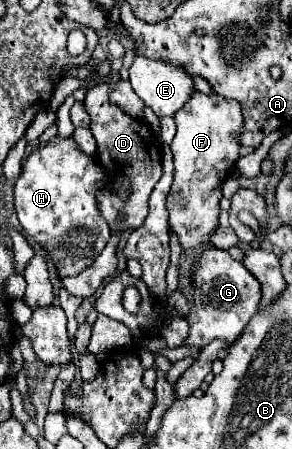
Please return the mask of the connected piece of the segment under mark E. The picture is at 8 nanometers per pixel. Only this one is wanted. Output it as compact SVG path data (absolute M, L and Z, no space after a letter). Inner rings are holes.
M136 55L134 63L130 65L130 85L132 85L134 93L146 103L146 107L150 107L158 117L174 115L188 101L190 93L194 91L192 75L188 75L184 69L176 69L174 65L170 65L166 61L148 59L144 55Z

